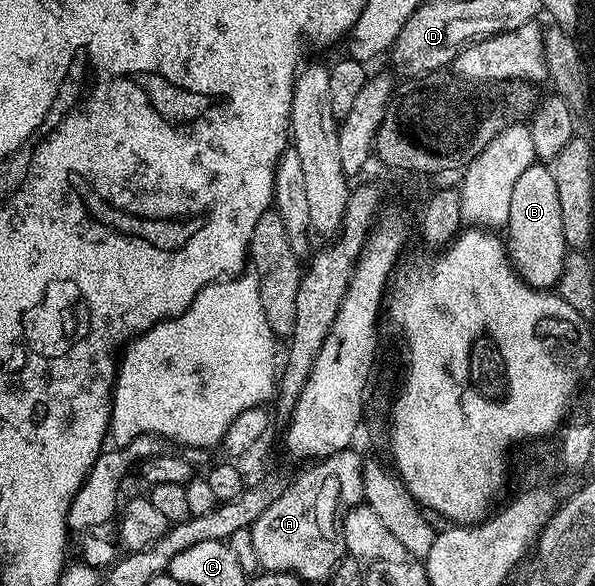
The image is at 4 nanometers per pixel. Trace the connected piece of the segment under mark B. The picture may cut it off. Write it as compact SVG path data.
M536 161L532 166L528 169L524 169L524 173L520 173L520 177L516 181L516 185L512 189L512 205L508 209L508 221L506 222L506 226L504 228L505 234L510 234L510 239L508 238L508 254L515 263L519 274L523 279L526 280L527 283L532 287L536 287L539 289L550 289L555 286L558 282L558 278L560 277L560 273L562 272L563 261L566 259L568 254L568 248L566 245L566 238L564 237L564 229L562 228L562 222L560 221L560 197L556 197L556 181L552 177L552 173L550 172L550 167L547 166L545 162Z

